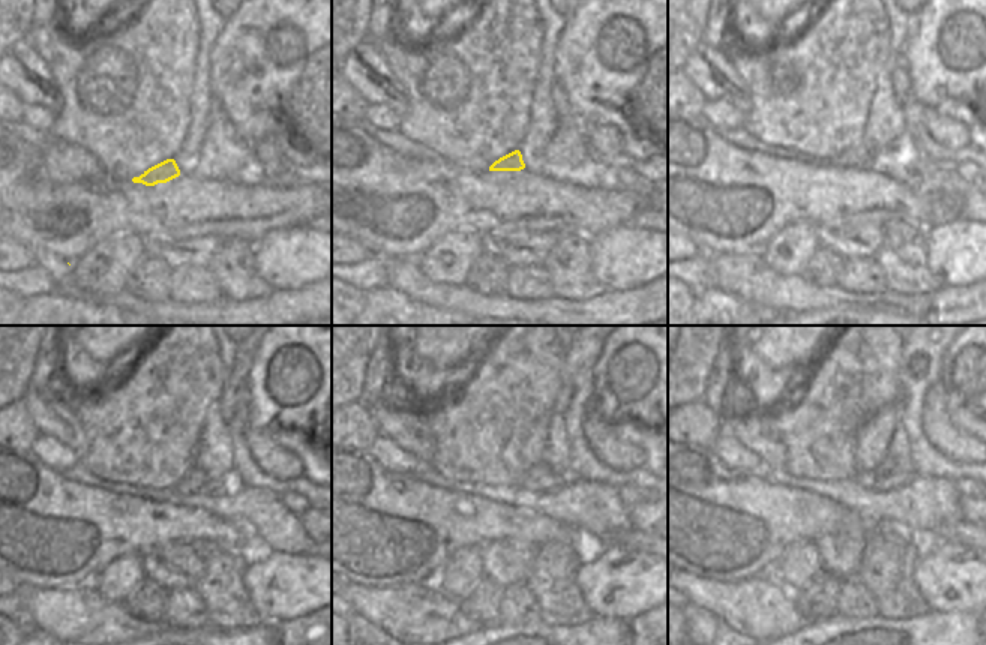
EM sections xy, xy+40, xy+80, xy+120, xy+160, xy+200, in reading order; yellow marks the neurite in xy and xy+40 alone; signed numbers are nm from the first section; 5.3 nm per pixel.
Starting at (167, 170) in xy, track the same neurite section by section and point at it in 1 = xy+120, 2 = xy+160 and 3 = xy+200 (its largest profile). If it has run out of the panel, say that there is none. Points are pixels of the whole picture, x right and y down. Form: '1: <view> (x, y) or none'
1: xy+120 (191, 485)
2: xy+160 (541, 473)
3: xy+200 (887, 471)

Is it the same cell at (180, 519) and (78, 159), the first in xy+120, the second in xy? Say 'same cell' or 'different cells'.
different cells

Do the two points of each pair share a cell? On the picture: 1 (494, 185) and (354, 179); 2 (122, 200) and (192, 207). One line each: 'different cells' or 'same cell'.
1: same cell
2: same cell

